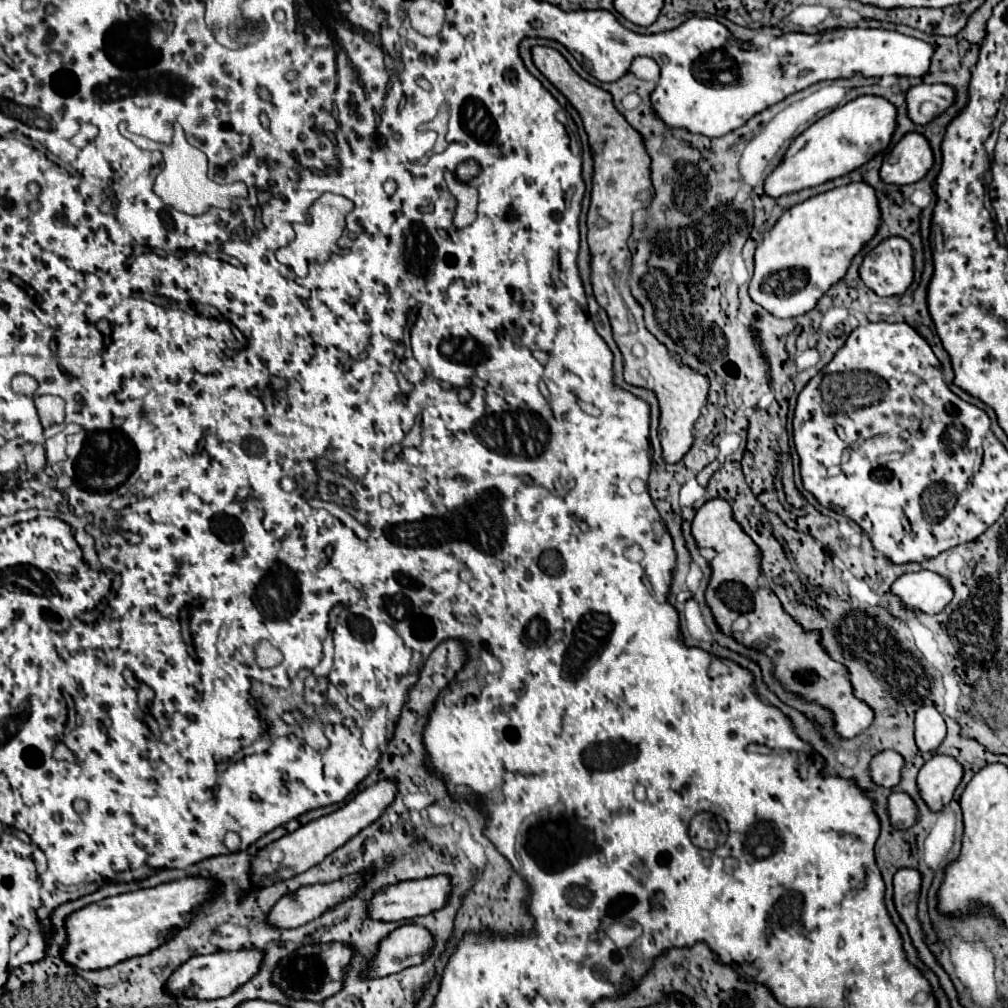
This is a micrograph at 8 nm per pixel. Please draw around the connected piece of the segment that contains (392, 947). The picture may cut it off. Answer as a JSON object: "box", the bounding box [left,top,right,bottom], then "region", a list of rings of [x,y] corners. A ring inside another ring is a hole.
{"box":[366,923,434,977],"region":[[[416,923],[402,925],[380,943],[378,957],[374,959],[366,975],[384,977],[406,967],[424,963],[430,957],[434,943],[434,935],[426,927]]]}

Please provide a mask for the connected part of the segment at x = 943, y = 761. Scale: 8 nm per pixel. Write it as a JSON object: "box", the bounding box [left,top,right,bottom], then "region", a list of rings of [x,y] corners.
{"box":[918,755,962,811],"region":[[[932,755],[918,773],[918,789],[932,811],[940,811],[952,801],[962,781],[962,765],[950,755]]]}

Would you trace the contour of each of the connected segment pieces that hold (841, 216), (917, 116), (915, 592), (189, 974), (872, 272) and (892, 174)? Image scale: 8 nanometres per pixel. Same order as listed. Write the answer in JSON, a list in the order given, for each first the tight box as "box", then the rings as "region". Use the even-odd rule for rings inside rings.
[{"box":[750,181,880,319],"region":[[[864,181],[818,193],[790,207],[756,249],[750,297],[782,319],[812,311],[818,299],[846,275],[852,259],[876,235],[880,223],[880,201],[874,187]]]},{"box":[908,83,956,125],"region":[[[944,83],[916,85],[908,91],[908,115],[916,125],[926,125],[942,115],[956,99],[956,89]]]},{"box":[892,571,954,613],"region":[[[918,571],[904,573],[892,583],[892,593],[898,595],[912,609],[920,609],[924,613],[942,611],[954,597],[954,589],[948,579],[934,571]]]},{"box":[168,949,262,999],"region":[[[238,949],[238,951],[216,951],[210,955],[196,955],[186,961],[168,981],[168,989],[174,995],[188,995],[198,999],[220,999],[232,995],[242,983],[248,983],[262,965],[262,951]]]},{"box":[860,237,914,297],"region":[[[904,237],[884,239],[860,267],[862,281],[880,297],[902,295],[914,281],[914,249]]]},{"box":[880,133,934,185],"region":[[[908,133],[900,143],[886,155],[880,177],[886,183],[908,185],[926,177],[926,173],[934,165],[934,153],[930,143],[920,133]]]}]

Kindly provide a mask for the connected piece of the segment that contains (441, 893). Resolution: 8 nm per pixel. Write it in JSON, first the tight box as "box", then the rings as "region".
{"box":[368,875,454,921],"region":[[[436,875],[436,877],[420,879],[420,881],[404,881],[376,893],[368,905],[368,911],[372,919],[382,919],[382,921],[402,921],[402,919],[412,919],[418,915],[428,915],[432,911],[442,909],[448,903],[452,887],[454,885],[450,875]]]}

